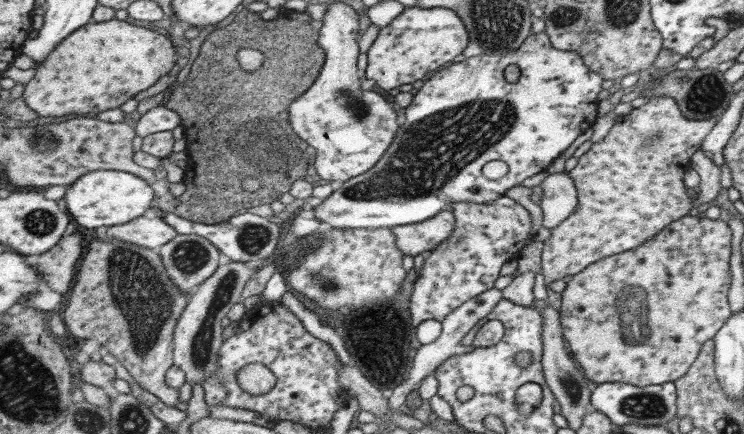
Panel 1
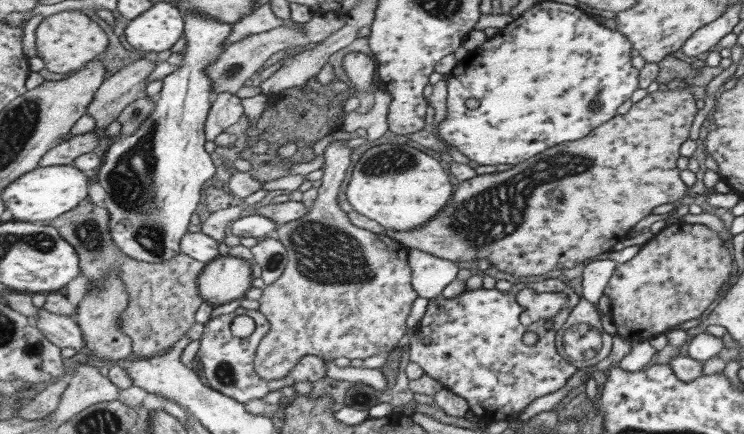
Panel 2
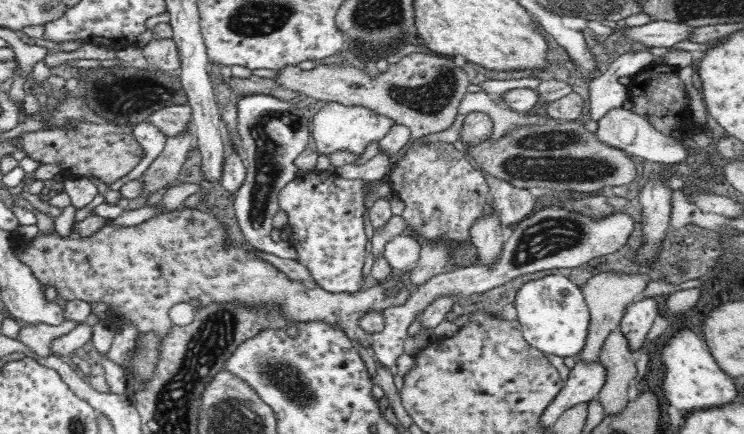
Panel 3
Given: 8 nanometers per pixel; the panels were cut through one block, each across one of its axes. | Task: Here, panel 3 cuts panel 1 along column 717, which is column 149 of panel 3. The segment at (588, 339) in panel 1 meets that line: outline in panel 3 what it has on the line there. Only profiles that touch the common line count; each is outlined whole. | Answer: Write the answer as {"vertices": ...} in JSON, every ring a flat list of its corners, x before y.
{"vertices":[[183,208,168,212,168,214,156,215,132,227,114,228,111,223,108,223,104,228,100,228,92,238,80,238,72,229,72,234,65,239,55,233,50,237,38,235,30,243,14,237,12,240,13,246,20,244,25,249,25,253,18,257,32,269,32,273,36,275,36,279,40,280,42,285,54,284,58,297,66,298,67,302,73,302,75,299,86,300,90,303,104,300,110,308,112,305,121,308,122,319,116,322,112,320,114,327,120,328,127,320,132,320,138,326,139,332,154,329,160,333,162,338,167,335,172,324,168,317,168,310,174,304,187,302,193,296,201,298,201,306,220,301,240,301,240,303,248,303,248,305,264,303,282,305,282,315,285,319,290,317,296,321,320,320,328,321,328,323,338,321,336,325,340,325,352,340,356,340,356,328,359,326,360,317,368,309,383,311,392,306,402,306,411,296,408,286,404,285,396,274,356,292,333,293,322,287,306,288,301,281,287,278,271,263,246,253,247,248,237,248,237,246,236,248,225,248,223,240,230,239,224,236,226,236,226,231,221,229,218,221,212,215,197,209]]}

